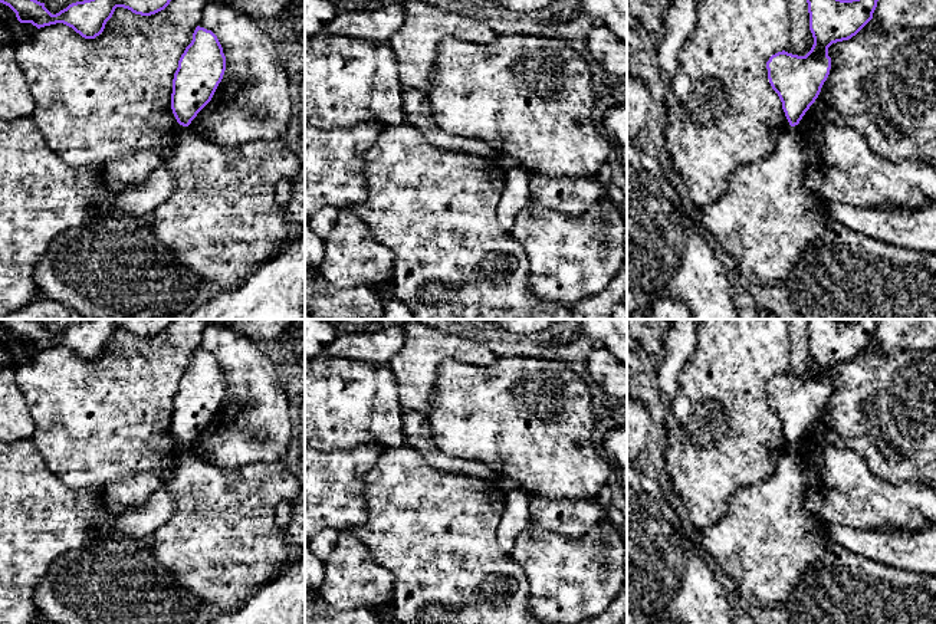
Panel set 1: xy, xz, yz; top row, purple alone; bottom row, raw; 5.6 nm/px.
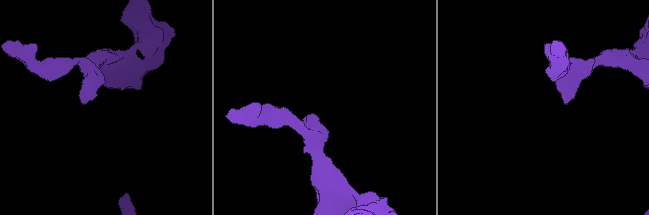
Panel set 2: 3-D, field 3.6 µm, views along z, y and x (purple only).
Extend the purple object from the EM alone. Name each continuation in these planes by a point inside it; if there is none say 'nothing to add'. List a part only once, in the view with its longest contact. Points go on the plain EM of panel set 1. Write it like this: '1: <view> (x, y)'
nothing to add

